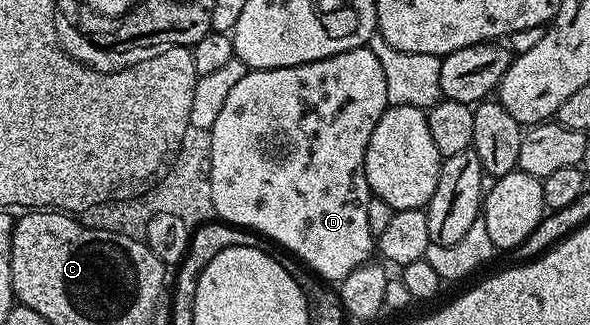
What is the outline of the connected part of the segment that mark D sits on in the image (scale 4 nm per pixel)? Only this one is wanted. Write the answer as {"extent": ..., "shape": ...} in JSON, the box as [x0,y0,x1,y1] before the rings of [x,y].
{"extent":[210,46,388,281],"shape":[[[370,46],[349,49],[345,53],[337,53],[333,57],[325,57],[321,61],[313,61],[296,67],[265,69],[264,71],[248,70],[247,75],[241,77],[241,81],[237,81],[237,85],[233,85],[233,90],[229,92],[229,98],[221,108],[217,121],[213,121],[210,129],[213,137],[210,153],[210,179],[215,215],[224,223],[268,235],[273,242],[280,243],[287,253],[294,256],[300,264],[306,265],[316,276],[319,274],[323,278],[320,280],[342,281],[345,277],[349,277],[349,273],[353,273],[353,269],[357,269],[362,263],[366,263],[372,258],[377,247],[376,236],[372,235],[369,229],[369,201],[373,196],[367,184],[363,166],[369,137],[373,137],[373,129],[377,125],[377,121],[381,121],[388,106],[385,93],[385,72],[381,70],[381,61],[377,61],[377,57],[373,57]]]}

